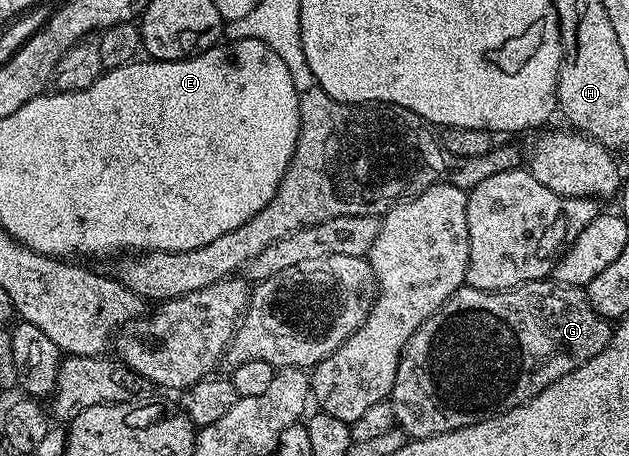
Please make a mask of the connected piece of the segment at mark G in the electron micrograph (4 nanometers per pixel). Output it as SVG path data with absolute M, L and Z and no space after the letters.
M550 277L533 279L531 283L521 283L518 287L510 287L506 291L481 291L475 287L463 285L458 288L457 293L448 297L448 301L440 305L436 313L432 313L422 322L420 329L416 329L416 333L410 339L410 344L404 349L400 357L400 365L396 369L396 381L388 396L388 401L394 410L394 422L410 439L423 439L424 437L436 437L440 433L448 433L456 429L464 429L468 425L476 425L482 419L490 419L493 415L504 413L516 405L524 405L529 399L536 397L536 393L552 385L552 381L572 373L572 369L596 357L596 353L600 353L600 349L608 345L611 330L612 327L608 320L603 315L597 315L594 312L592 305L586 300L586 292L583 288L569 287Z

